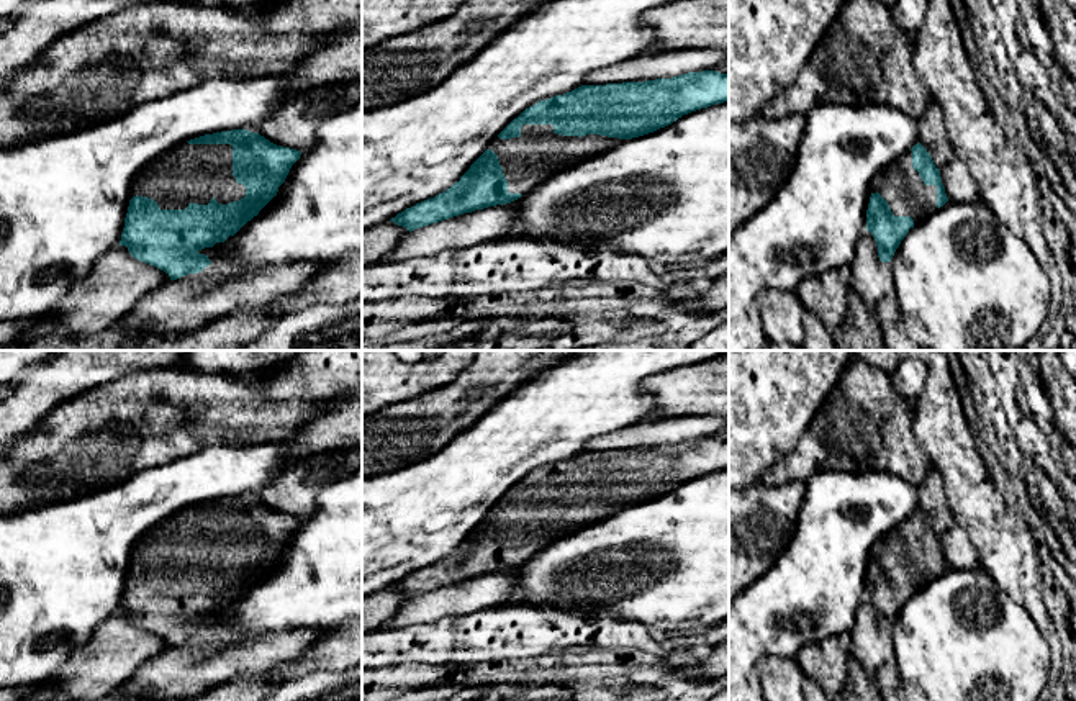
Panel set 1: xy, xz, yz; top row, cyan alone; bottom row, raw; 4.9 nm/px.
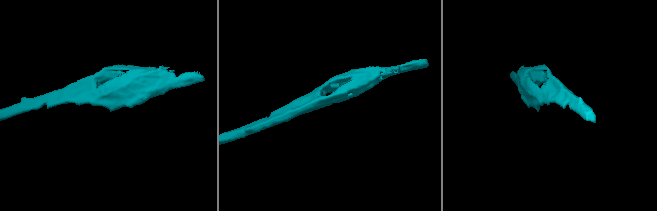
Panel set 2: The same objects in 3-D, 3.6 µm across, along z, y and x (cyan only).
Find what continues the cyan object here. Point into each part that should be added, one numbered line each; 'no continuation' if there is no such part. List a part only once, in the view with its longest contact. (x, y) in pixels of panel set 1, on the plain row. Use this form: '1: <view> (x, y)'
1: xy (187, 541)

